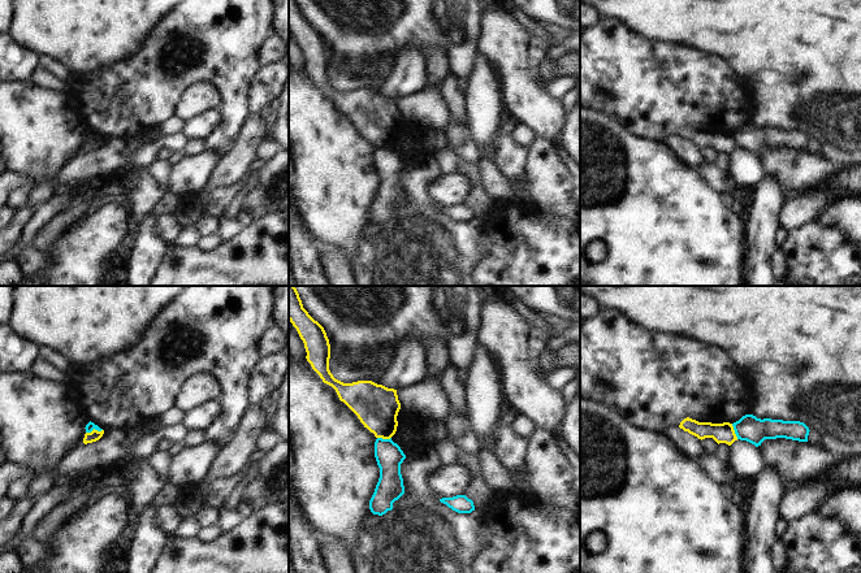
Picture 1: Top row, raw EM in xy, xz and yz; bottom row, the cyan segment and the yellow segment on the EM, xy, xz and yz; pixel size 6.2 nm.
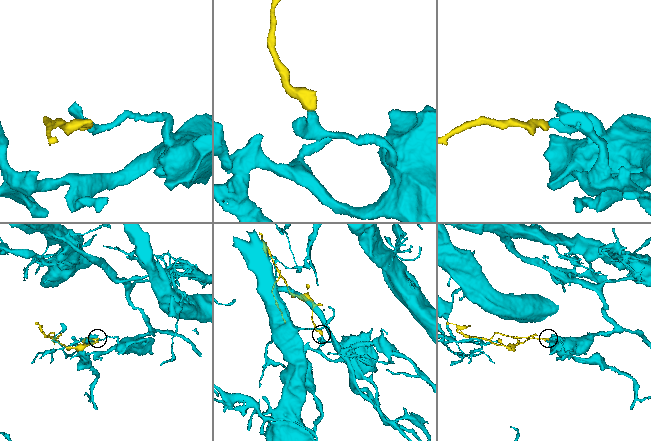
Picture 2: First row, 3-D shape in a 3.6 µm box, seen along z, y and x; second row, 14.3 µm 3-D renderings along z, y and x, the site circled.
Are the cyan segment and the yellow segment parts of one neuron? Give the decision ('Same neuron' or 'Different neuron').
Different neuron

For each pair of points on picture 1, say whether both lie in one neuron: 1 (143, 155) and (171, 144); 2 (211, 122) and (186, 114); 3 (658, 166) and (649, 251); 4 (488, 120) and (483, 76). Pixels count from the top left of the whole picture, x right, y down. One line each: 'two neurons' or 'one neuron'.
1: one neuron
2: two neurons
3: one neuron
4: one neuron

